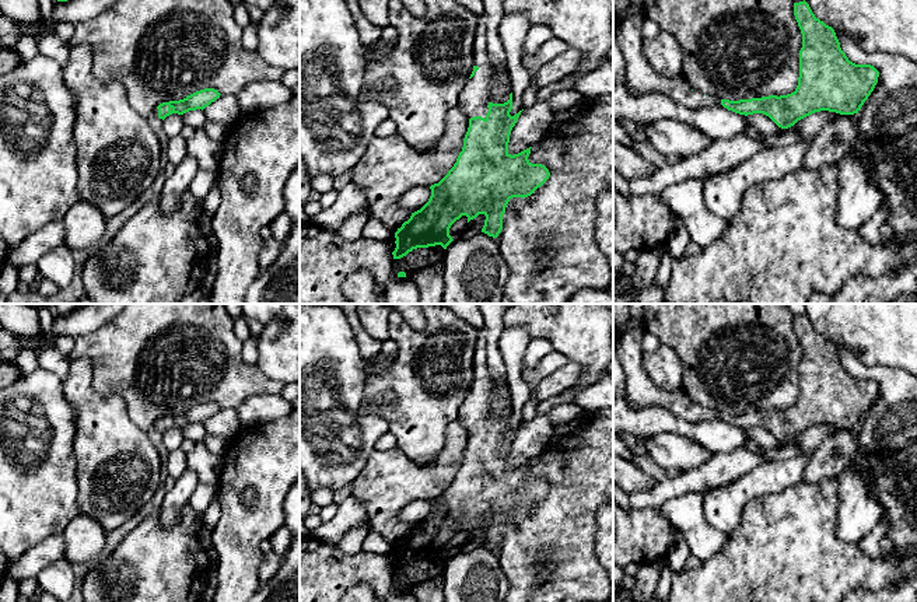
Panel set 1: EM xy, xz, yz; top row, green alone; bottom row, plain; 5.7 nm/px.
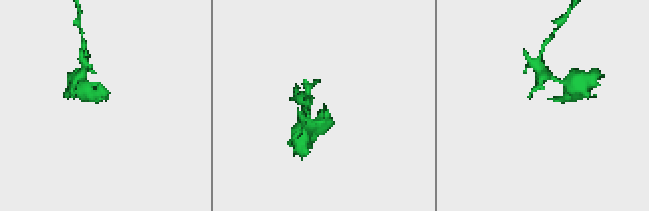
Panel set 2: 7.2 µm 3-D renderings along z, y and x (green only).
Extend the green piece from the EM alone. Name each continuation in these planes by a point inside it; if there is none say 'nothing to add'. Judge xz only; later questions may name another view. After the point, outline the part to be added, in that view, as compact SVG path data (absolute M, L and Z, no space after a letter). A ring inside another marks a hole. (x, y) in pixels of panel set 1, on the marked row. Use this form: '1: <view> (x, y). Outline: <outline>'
1: xz (473, 98). Outline: M479 17L476 38L473 41L473 64L479 67L475 76L469 78L459 92L458 106L470 119L482 116L486 119L489 112L489 97L491 80L496 69L487 53L487 27L484 17Z

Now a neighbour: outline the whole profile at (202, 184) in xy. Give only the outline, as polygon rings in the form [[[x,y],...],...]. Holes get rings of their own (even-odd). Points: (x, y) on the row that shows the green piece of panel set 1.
[[[199,169],[189,186],[189,192],[197,200],[203,200],[207,196],[207,193],[211,190],[213,183],[214,183],[213,174],[204,169]]]

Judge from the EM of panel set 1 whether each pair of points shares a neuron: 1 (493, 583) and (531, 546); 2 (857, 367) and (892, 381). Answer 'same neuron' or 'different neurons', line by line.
1: different neurons
2: same neuron

